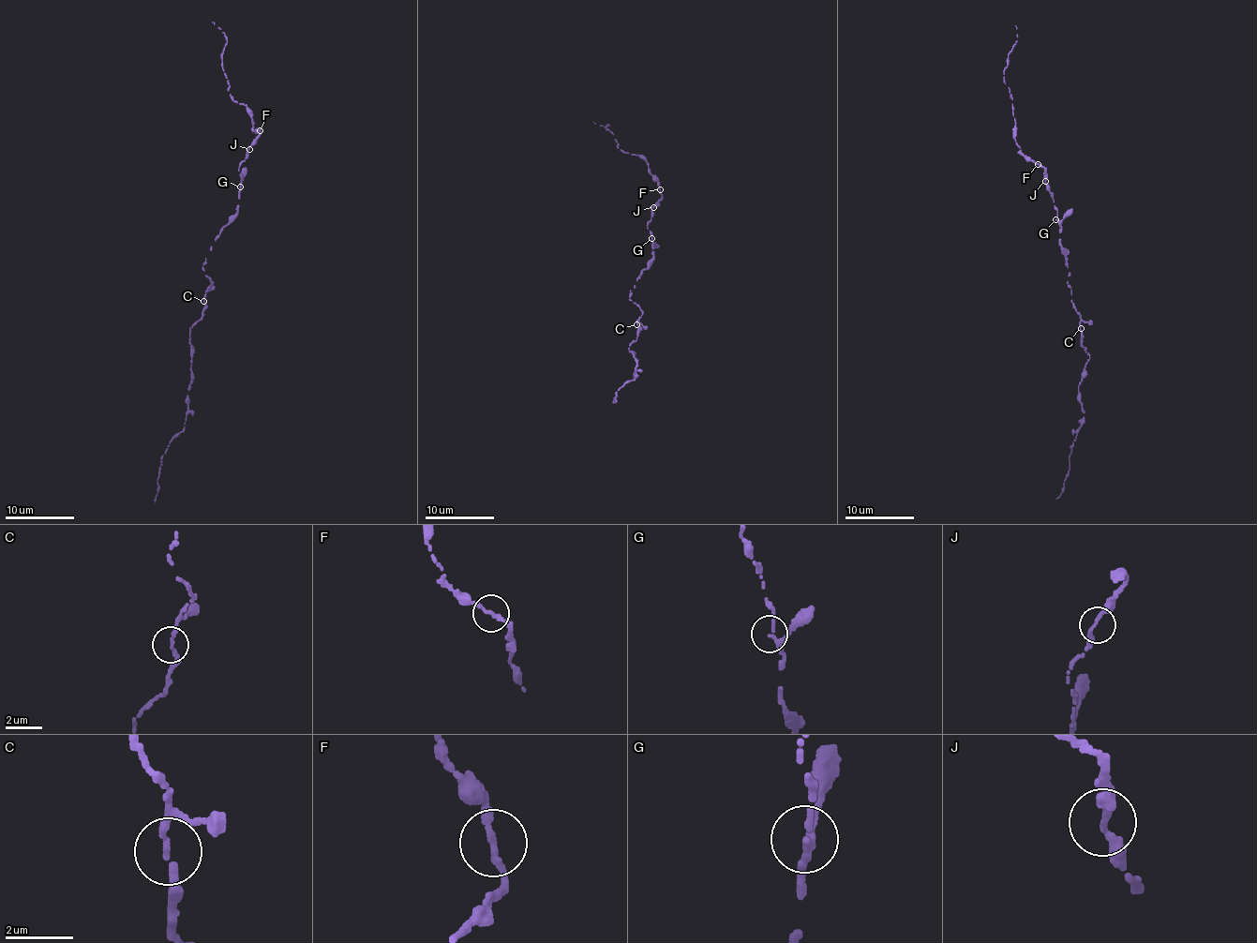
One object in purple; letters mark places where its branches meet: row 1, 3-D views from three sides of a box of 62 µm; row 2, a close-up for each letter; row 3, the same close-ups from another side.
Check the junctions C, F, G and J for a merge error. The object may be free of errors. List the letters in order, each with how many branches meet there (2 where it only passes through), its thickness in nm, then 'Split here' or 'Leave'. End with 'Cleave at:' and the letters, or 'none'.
C: Branches: 2. Thickness 200 nm. Leave
F: Branches: 2. Thickness 200 nm. Leave
G: Branches: 2. Thickness 200 nm. Leave
J: Branches: 2. Thickness 180 nm. Leave
Cleave at: none

